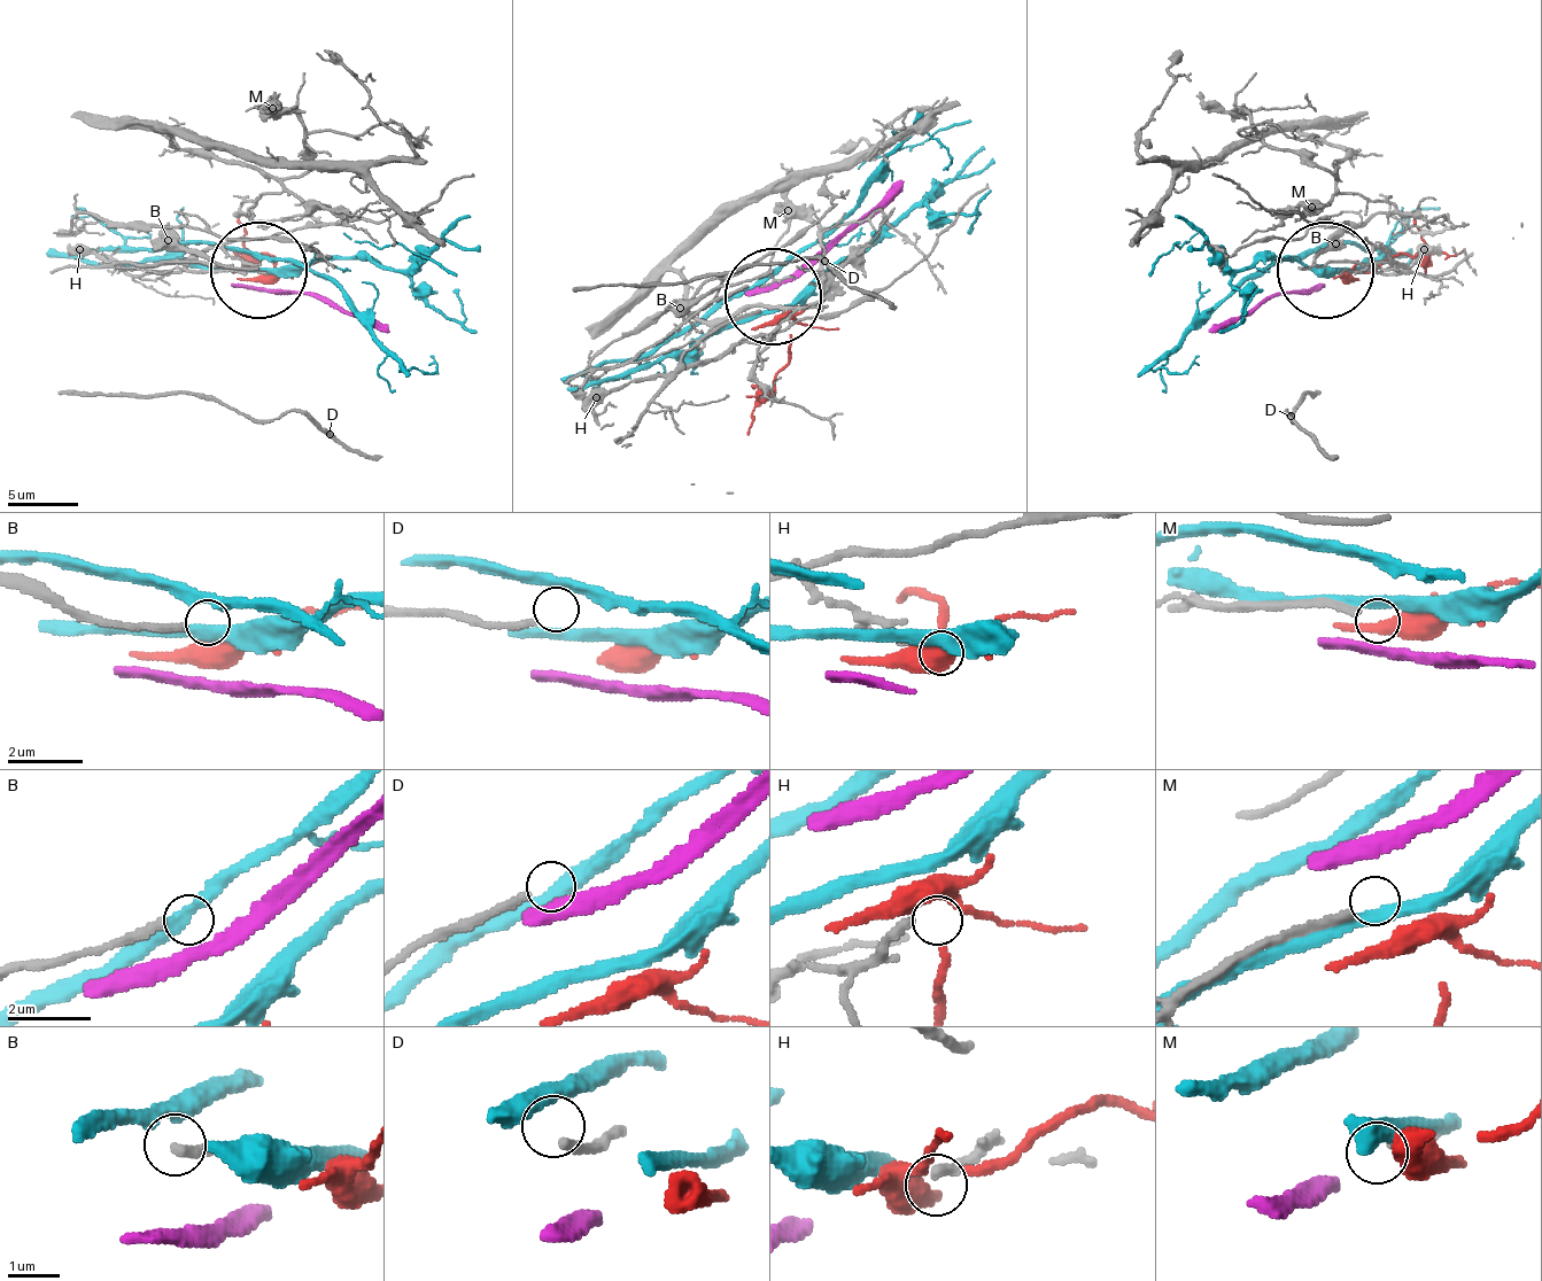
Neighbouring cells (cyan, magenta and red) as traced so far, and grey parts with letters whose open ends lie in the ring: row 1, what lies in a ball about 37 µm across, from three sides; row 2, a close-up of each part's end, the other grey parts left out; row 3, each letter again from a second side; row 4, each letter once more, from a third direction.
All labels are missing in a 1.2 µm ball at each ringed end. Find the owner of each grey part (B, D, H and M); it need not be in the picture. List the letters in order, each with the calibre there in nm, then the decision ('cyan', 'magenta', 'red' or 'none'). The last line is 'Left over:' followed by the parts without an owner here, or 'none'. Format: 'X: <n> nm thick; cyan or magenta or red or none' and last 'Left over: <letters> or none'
B: 220 nm thick; none
D: 170 nm thick; none
H: 200 nm thick; none
M: 200 nm thick; none
Left over: B, D, H, M

